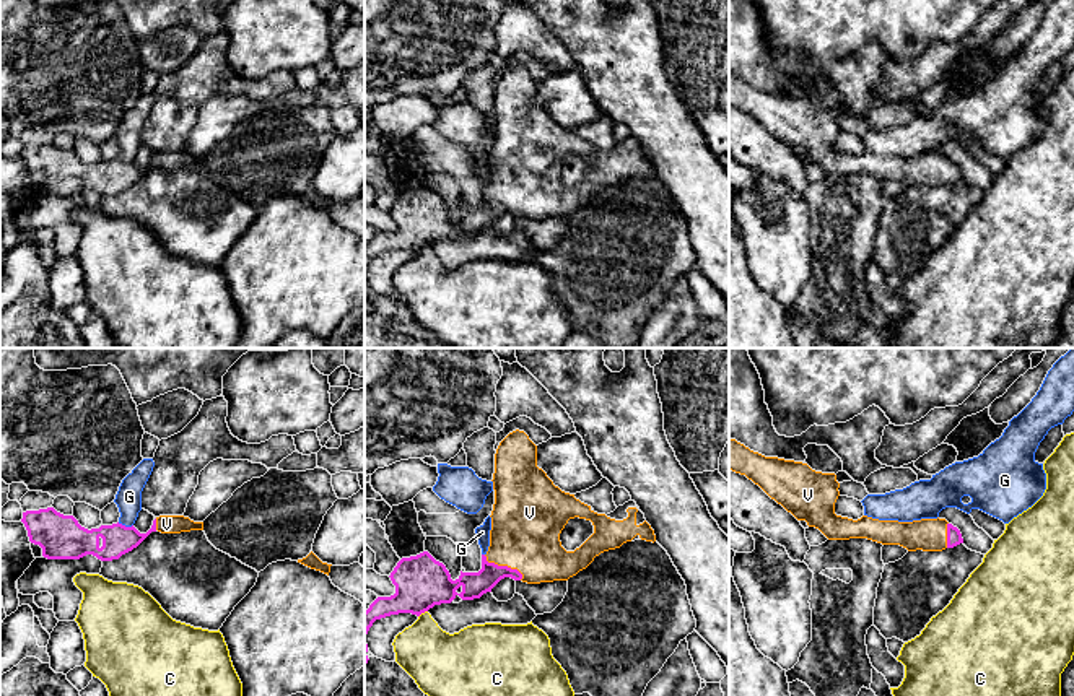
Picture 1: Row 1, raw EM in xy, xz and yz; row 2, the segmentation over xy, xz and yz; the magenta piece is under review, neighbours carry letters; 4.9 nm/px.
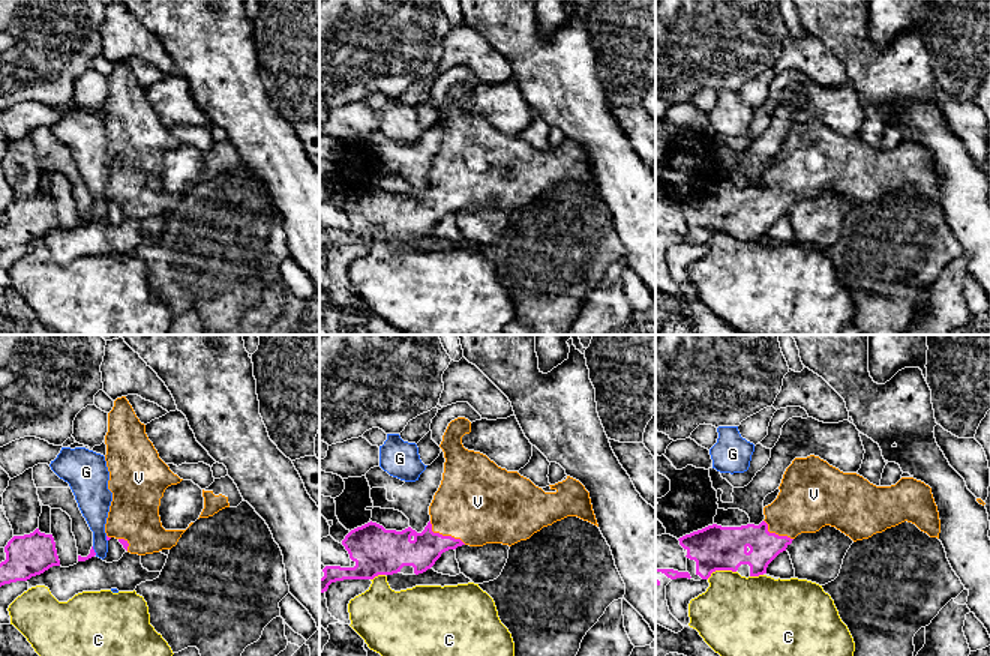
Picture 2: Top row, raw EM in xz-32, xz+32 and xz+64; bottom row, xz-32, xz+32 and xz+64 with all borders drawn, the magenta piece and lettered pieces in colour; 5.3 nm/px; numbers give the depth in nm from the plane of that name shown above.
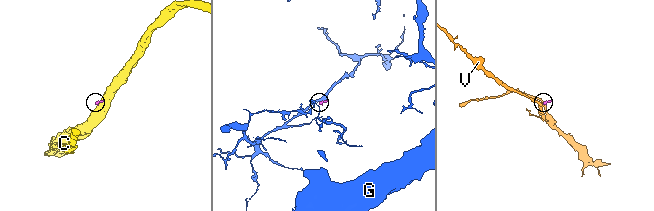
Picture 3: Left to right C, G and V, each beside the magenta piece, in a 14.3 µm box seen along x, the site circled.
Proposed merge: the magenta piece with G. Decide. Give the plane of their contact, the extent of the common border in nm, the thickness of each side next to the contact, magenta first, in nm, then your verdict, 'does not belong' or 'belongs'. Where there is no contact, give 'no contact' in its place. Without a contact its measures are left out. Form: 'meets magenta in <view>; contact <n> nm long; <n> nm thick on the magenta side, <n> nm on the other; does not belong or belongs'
meets magenta in xy; contact 80 nm long; 160 nm thick on the magenta side, 130 nm on the other; does not belong

